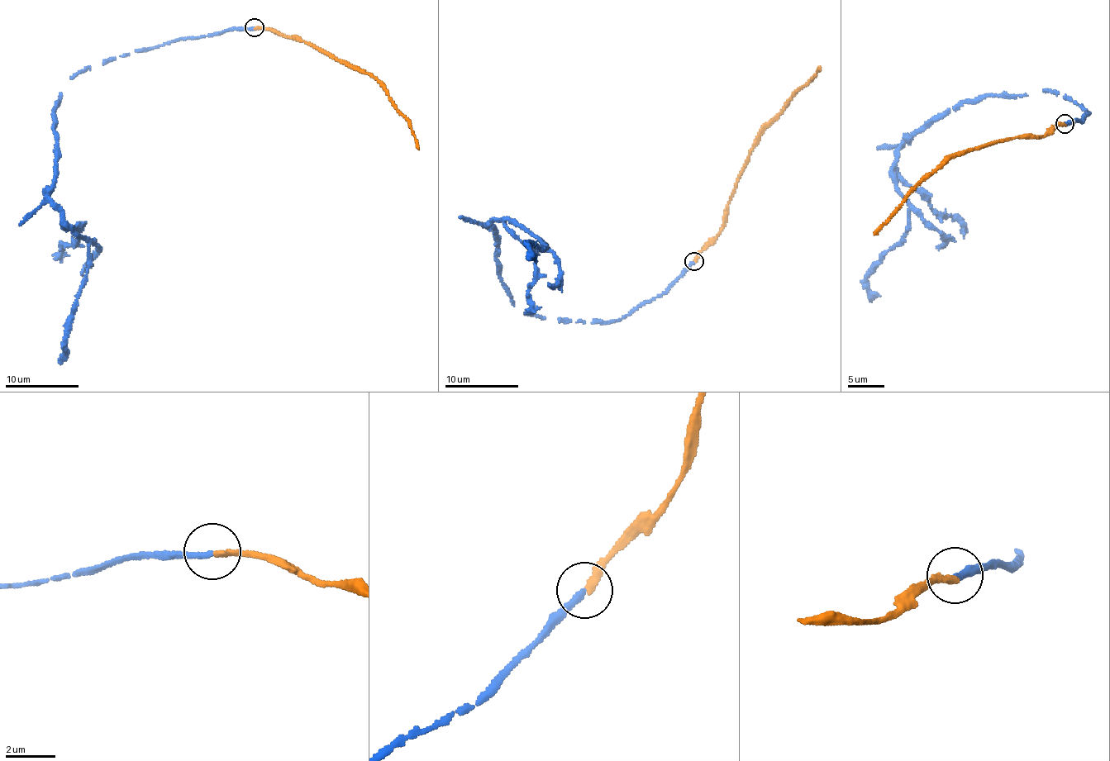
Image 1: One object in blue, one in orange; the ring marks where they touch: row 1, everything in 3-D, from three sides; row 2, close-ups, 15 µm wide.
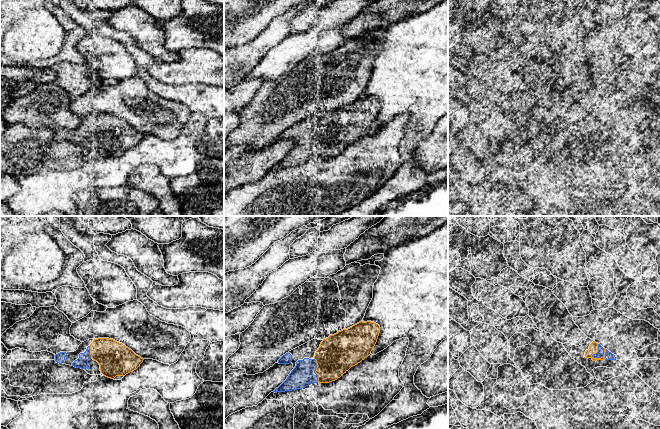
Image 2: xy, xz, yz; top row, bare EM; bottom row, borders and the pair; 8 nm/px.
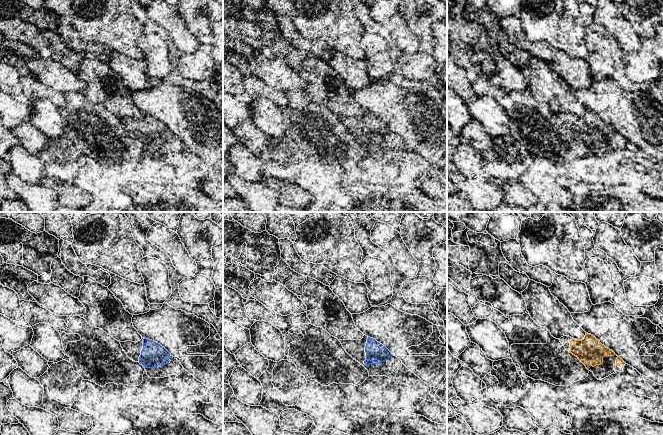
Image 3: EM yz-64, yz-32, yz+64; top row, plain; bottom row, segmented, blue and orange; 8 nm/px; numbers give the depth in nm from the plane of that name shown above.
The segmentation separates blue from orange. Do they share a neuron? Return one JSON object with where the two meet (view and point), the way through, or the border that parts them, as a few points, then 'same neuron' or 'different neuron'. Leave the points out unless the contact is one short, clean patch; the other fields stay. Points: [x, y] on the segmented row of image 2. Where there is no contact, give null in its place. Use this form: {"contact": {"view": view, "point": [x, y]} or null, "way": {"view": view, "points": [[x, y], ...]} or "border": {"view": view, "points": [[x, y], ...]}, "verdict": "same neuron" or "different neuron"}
{"contact": {"view": "yz", "point": [593, 357]}, "verdict": "same neuron"}

